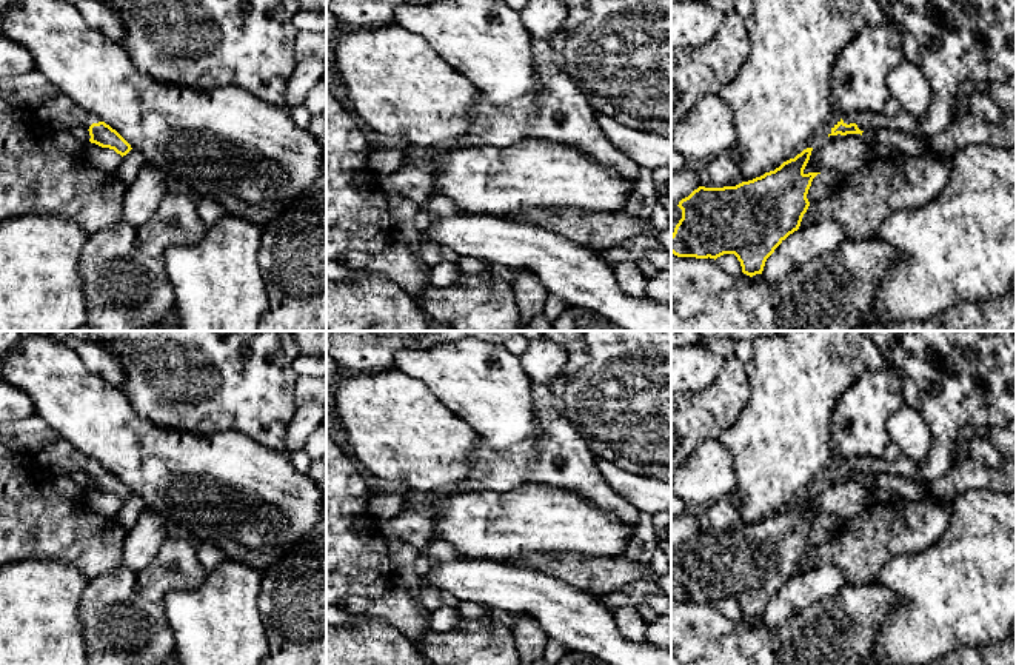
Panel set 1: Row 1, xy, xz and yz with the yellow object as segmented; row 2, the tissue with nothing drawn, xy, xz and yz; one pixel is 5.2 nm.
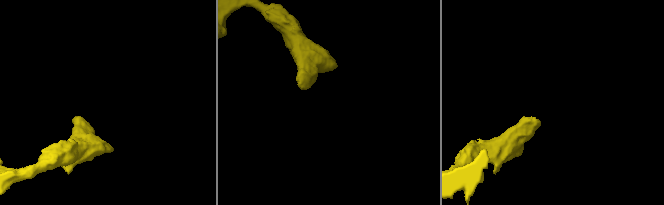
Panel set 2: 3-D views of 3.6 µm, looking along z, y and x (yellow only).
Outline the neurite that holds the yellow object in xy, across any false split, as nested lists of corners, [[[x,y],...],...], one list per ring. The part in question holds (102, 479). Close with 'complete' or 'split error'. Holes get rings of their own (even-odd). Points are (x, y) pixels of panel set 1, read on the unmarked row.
[[[63,439],[48,443],[35,454],[35,457],[52,474],[71,474],[74,471],[83,471],[89,476],[91,488],[114,494],[122,502],[132,494],[131,490],[115,474],[102,466],[97,460],[80,453]]]; split error

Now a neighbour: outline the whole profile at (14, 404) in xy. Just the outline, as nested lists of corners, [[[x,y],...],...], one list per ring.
[[[0,380],[0,425],[29,419],[35,414],[34,402],[25,391]]]

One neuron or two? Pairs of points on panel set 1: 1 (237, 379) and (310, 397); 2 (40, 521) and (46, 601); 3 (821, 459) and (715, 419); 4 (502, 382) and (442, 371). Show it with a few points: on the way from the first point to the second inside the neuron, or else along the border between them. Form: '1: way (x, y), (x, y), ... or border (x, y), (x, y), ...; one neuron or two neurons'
1: border (299, 377), (294, 387), (294, 416), (287, 428); two neurons
2: border (16, 561), (57, 559), (79, 570); two neurons
3: border (750, 394), (741, 414), (718, 437); two neurons
4: way (487, 382), (479, 382), (457, 373); one neuron

